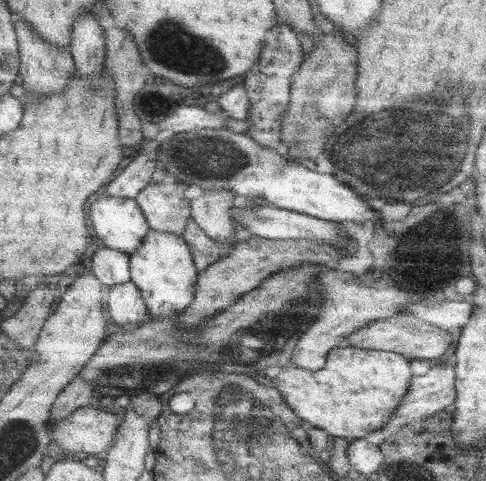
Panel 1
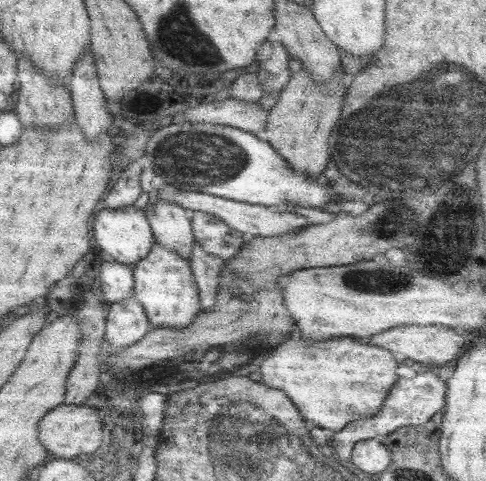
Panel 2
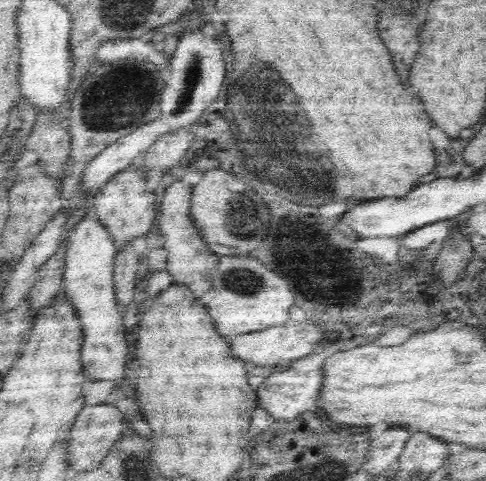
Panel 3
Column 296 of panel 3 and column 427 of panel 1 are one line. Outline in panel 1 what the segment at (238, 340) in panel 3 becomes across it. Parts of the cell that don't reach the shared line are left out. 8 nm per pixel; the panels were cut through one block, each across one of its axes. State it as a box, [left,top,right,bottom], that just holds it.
[347,314,451,360]

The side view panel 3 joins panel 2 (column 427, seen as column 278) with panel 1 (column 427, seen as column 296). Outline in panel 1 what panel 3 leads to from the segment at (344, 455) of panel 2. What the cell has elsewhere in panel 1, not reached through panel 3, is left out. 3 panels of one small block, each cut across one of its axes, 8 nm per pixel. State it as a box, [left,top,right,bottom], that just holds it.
[389,364,457,426]

